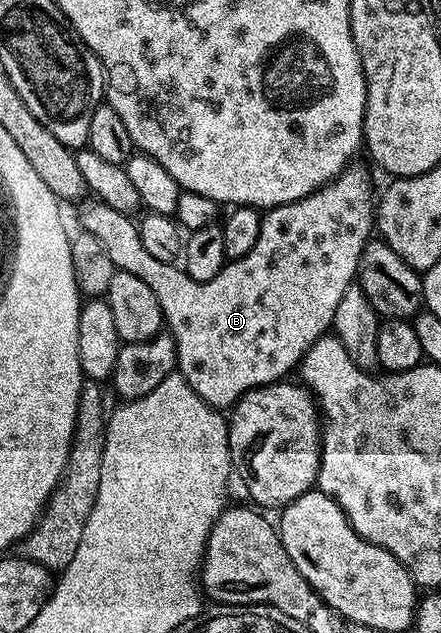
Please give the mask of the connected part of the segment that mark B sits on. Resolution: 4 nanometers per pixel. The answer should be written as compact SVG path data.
M352 163L338 177L332 179L328 185L322 185L320 189L305 195L299 201L294 201L288 205L279 205L276 209L266 210L262 214L260 235L252 249L244 257L228 260L220 273L214 275L213 279L209 279L208 282L197 282L178 264L162 261L153 255L149 255L149 251L145 251L145 243L139 237L138 224L133 221L131 223L132 218L128 214L113 211L113 207L109 207L104 201L94 199L84 200L79 207L79 214L77 214L79 227L89 231L89 235L93 235L99 240L101 247L105 247L106 253L109 254L109 259L113 259L116 270L129 275L137 275L137 279L141 279L141 283L149 283L149 291L153 291L153 295L157 295L157 303L161 303L166 328L169 330L172 339L175 340L175 350L177 351L175 363L178 373L186 379L189 387L193 387L193 391L197 391L197 395L201 395L201 399L205 399L205 403L209 403L213 408L220 411L230 410L251 389L260 389L263 385L274 385L284 380L288 376L287 372L291 368L292 372L302 362L303 357L309 351L309 347L313 347L315 340L324 336L332 328L337 303L340 303L346 289L356 280L361 251L366 247L368 241L372 240L373 230L377 225L377 197L376 194L371 194L371 177L359 166L359 163Z

